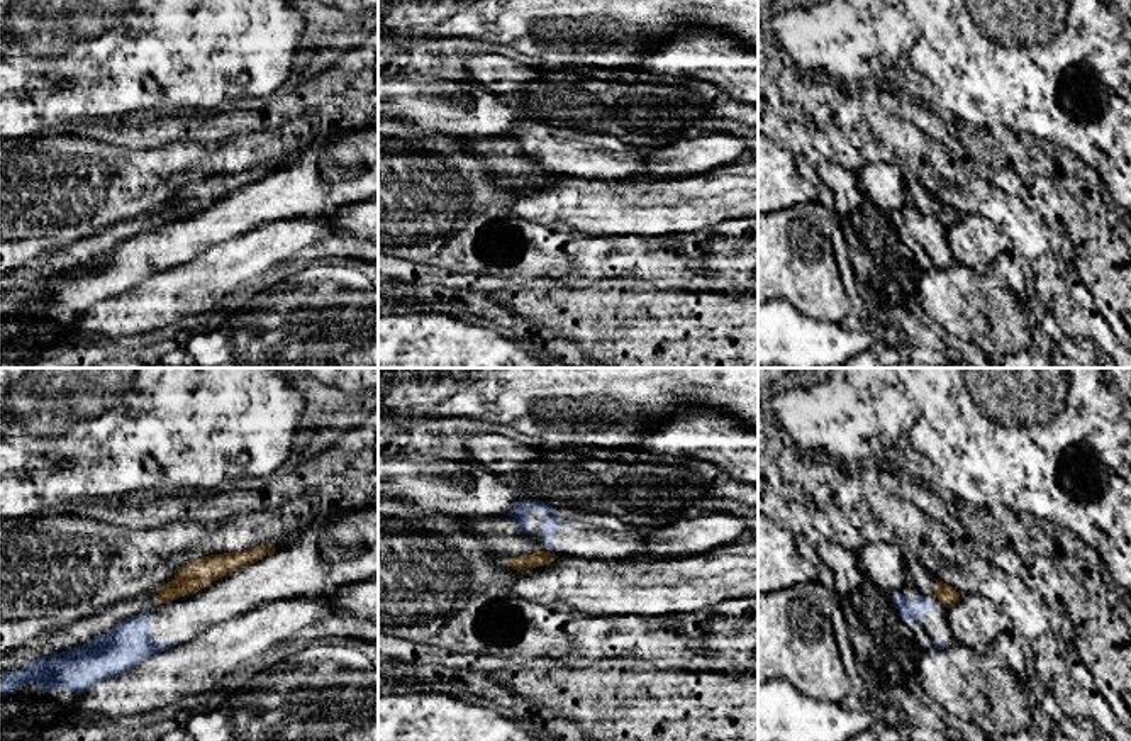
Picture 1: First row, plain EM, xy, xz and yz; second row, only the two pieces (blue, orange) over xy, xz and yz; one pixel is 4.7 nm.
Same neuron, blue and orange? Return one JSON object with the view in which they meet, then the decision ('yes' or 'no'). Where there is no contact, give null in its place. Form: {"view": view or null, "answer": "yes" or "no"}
{"view": "xz", "answer": "no"}

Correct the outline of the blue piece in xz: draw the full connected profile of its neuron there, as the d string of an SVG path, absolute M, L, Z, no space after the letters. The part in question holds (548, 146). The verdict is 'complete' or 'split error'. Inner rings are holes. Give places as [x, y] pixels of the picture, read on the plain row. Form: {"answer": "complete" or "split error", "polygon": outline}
{"answer": "split error", "polygon": "M524 119L507 136L521 144L521 153L539 164L539 171L583 180L641 180L646 149L624 144L605 134L554 127Z"}

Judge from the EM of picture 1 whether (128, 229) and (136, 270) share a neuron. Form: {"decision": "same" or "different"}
{"decision": "different"}

